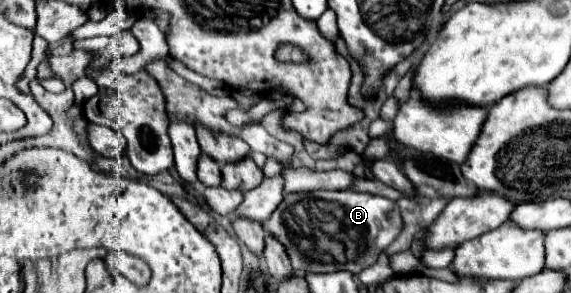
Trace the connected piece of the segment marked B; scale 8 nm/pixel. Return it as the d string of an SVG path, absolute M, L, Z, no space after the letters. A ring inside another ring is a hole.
M307 191L289 193L273 215L263 221L265 233L273 233L287 249L293 269L307 273L351 271L359 273L371 267L379 253L401 233L401 213L397 203L371 193L355 191ZM291 207L305 209L301 215L291 213Z

